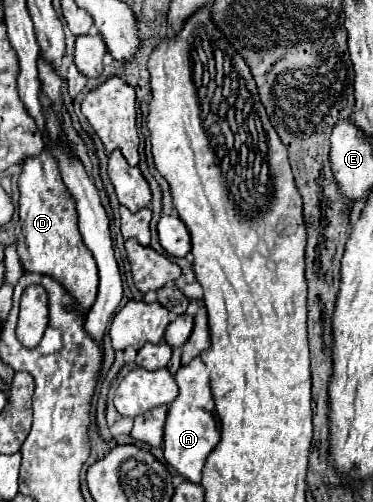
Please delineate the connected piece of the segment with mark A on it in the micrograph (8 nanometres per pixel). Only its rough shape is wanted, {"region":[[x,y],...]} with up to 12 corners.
{"region":[[179,368],[163,430],[165,462],[201,484],[221,440],[209,370]]}

